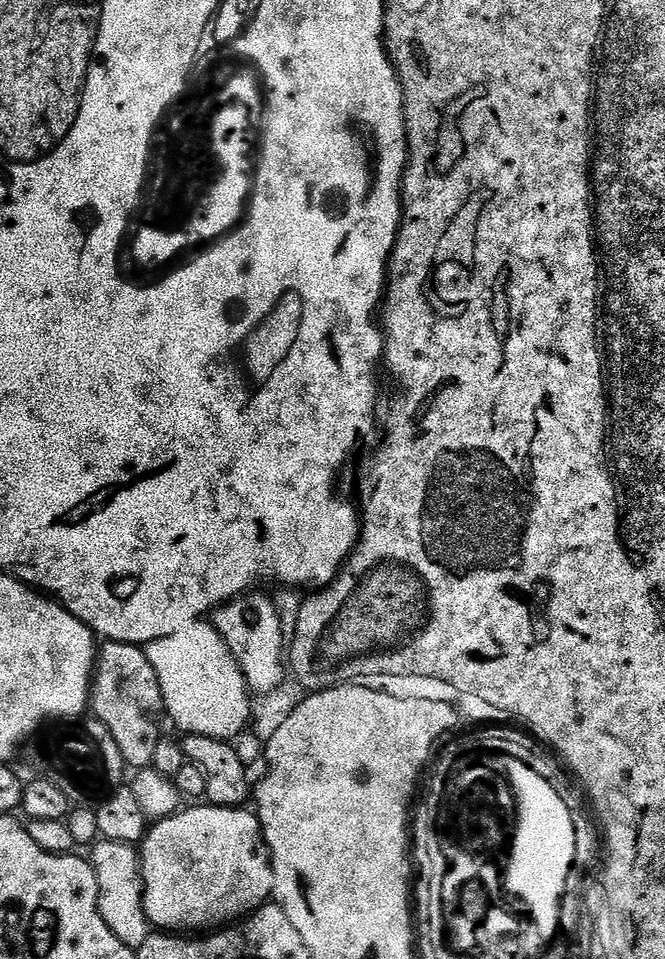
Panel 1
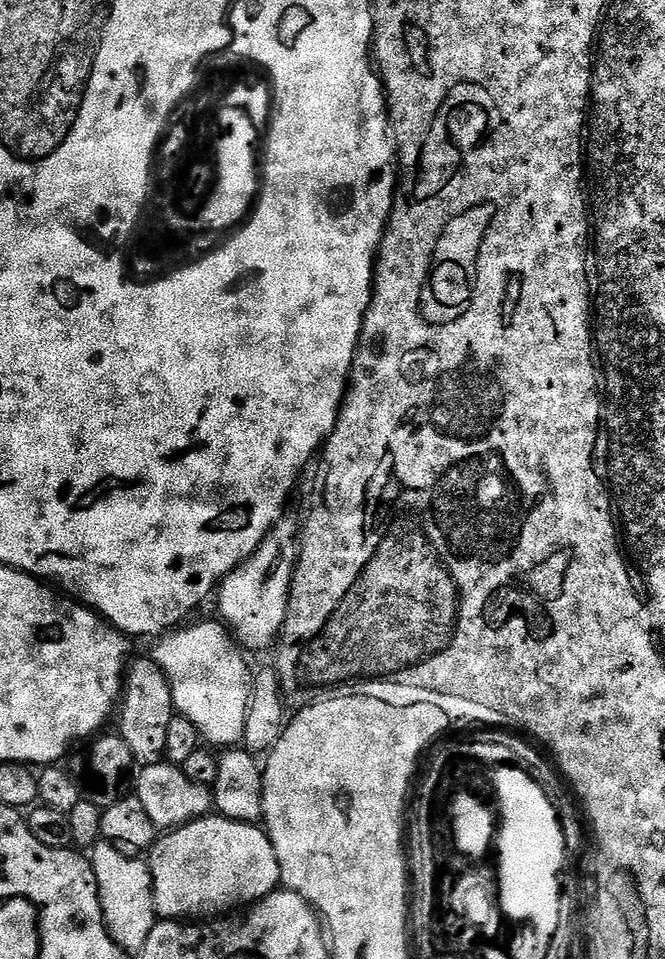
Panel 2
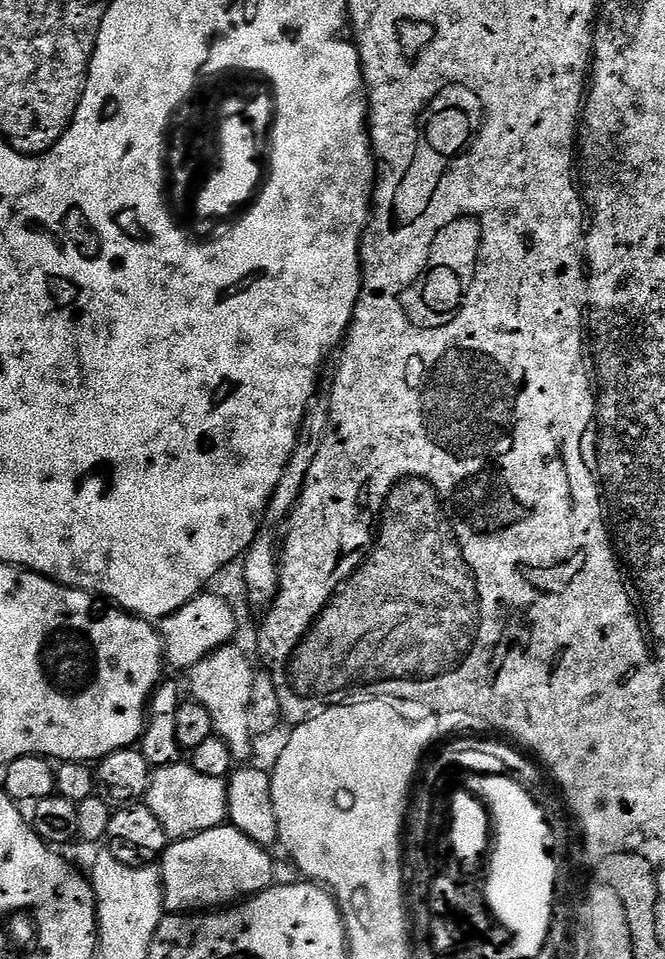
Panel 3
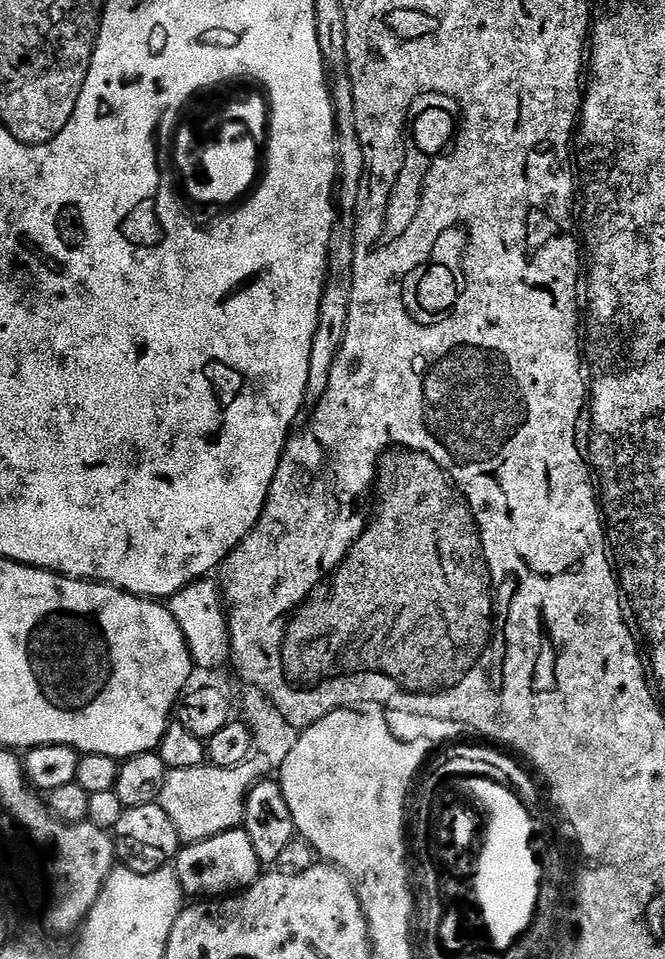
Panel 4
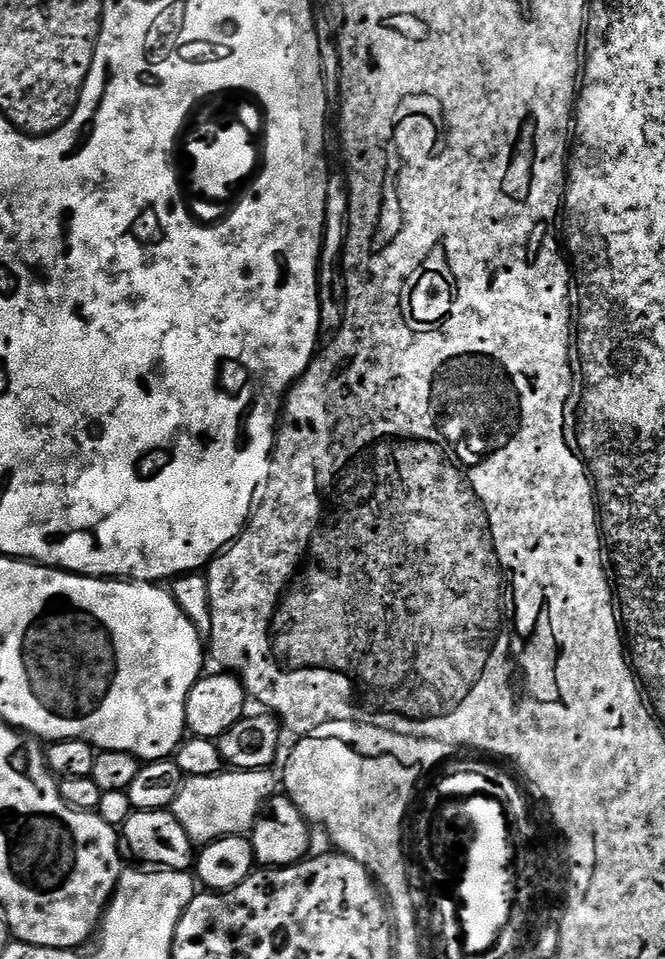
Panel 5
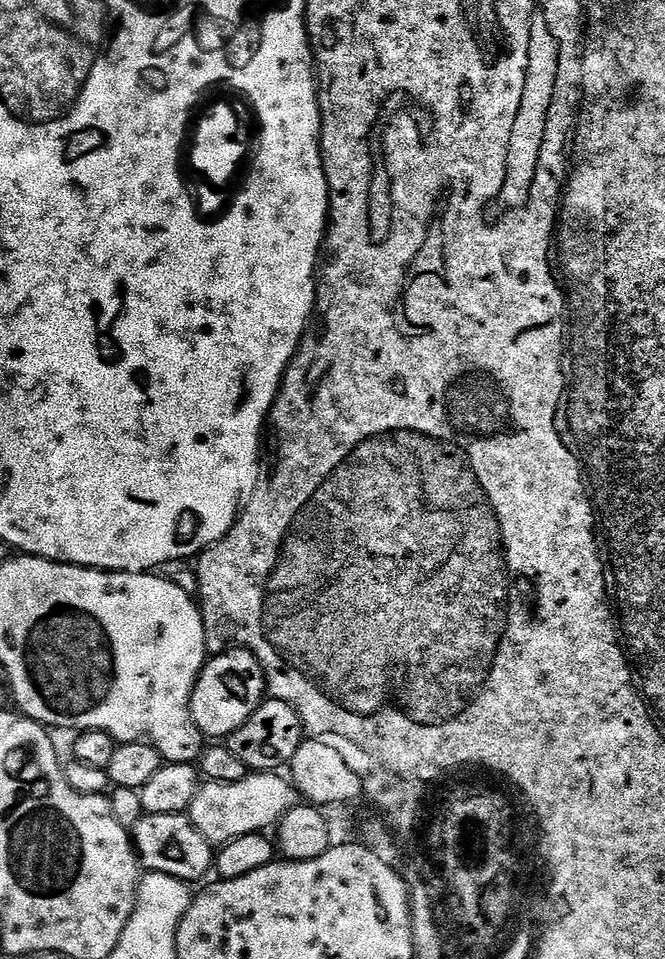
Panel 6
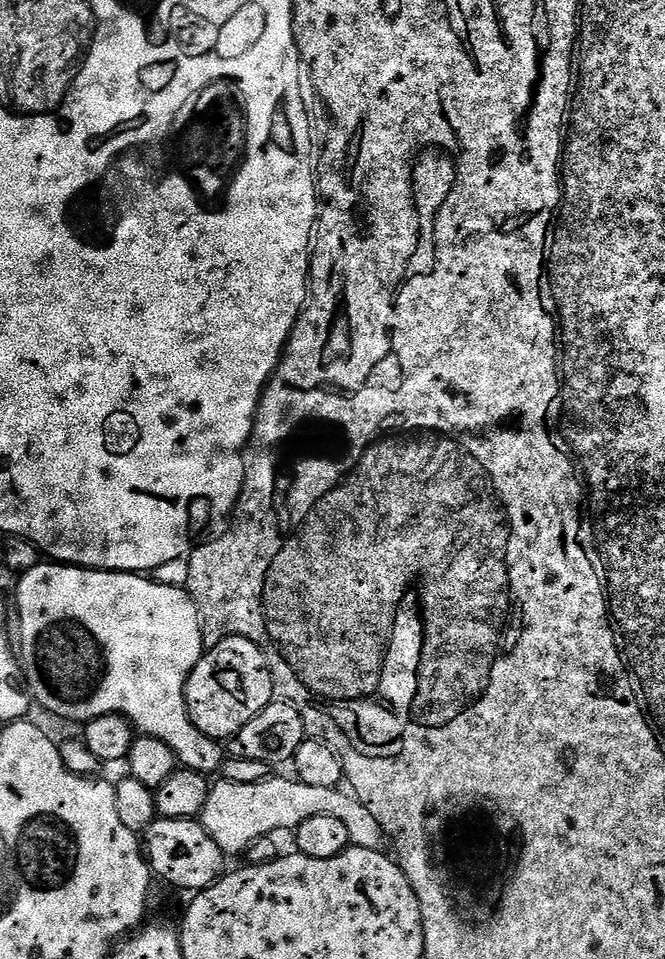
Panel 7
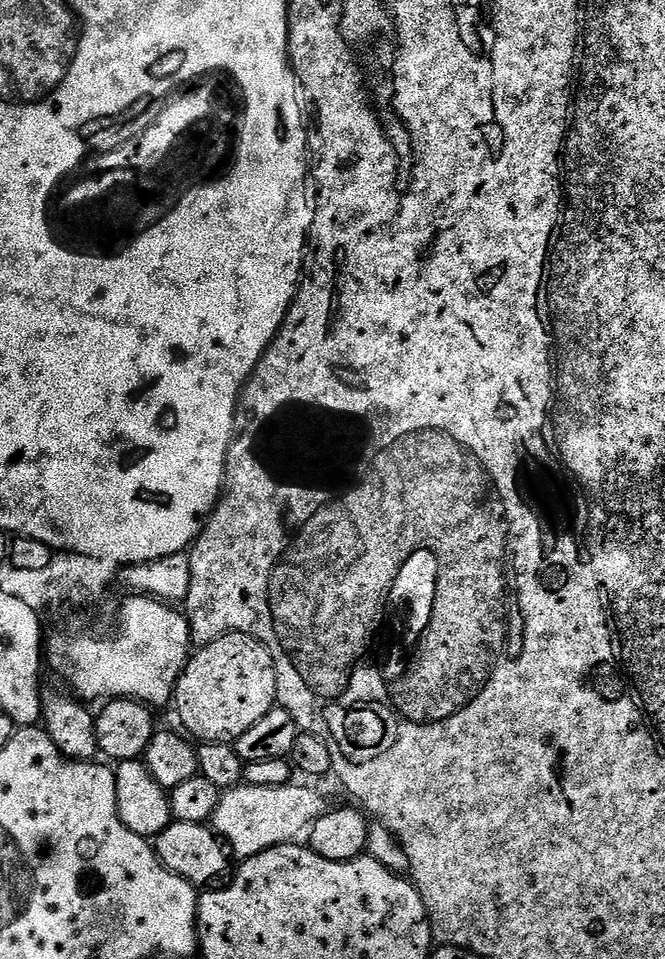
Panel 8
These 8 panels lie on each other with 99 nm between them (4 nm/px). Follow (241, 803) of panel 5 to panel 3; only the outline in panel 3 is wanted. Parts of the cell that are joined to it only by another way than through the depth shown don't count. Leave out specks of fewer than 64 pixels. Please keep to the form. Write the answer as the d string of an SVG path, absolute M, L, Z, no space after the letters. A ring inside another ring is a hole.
M234 644L217 649L190 670L193 699L203 705L211 716L215 735L220 736L242 764L249 763L254 753L252 736L252 696L254 694L254 670L247 656ZM188 762L167 764L164 768L155 769L146 803L150 810L154 810L154 818L162 822L162 830L166 830L172 842L219 828L228 820L227 783L218 778L206 778L206 774L198 774L198 770L194 770Z

